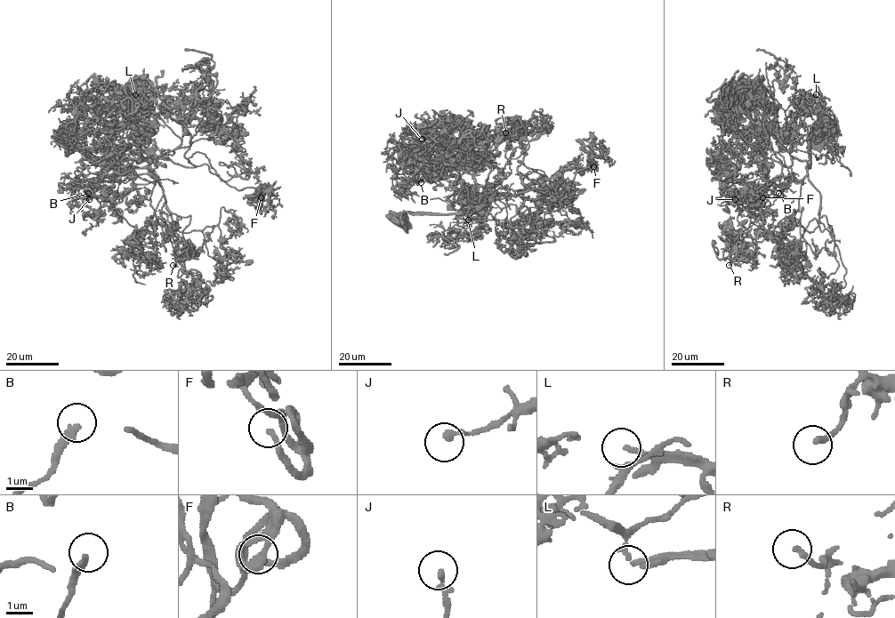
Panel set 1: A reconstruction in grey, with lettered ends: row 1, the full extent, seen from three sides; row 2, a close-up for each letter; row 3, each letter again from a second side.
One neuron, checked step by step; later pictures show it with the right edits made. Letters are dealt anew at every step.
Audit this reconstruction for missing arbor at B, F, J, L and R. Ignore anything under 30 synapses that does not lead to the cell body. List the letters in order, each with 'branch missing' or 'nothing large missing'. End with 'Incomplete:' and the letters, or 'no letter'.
B: nothing large missing
F: branch missing
J: nothing large missing
L: nothing large missing
R: nothing large missing
Incomplete: F

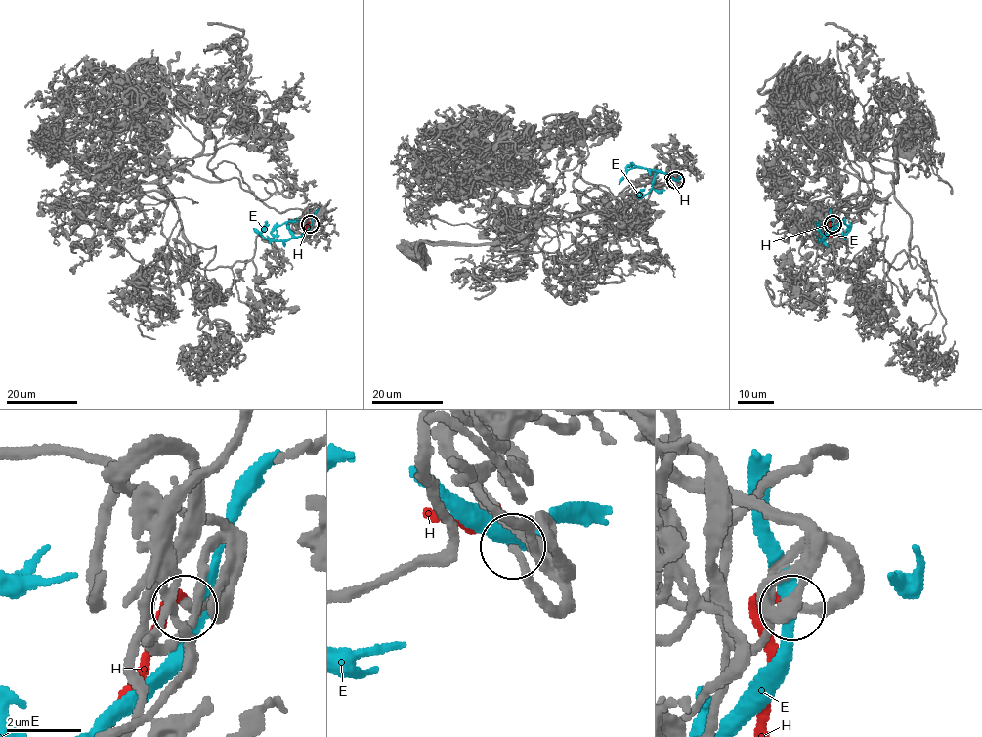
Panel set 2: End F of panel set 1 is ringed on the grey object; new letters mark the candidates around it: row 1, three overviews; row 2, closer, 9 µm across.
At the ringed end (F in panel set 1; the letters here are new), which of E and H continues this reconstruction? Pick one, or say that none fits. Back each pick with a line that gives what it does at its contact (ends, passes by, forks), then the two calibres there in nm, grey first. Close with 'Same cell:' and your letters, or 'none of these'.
H: it ends there; 200 nm thick on the grey side, 240 nm on the other
Same cell: H

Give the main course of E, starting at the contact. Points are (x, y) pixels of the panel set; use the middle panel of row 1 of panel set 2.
E: (675, 181), (658, 172), (651, 189), (637, 195), (645, 188)

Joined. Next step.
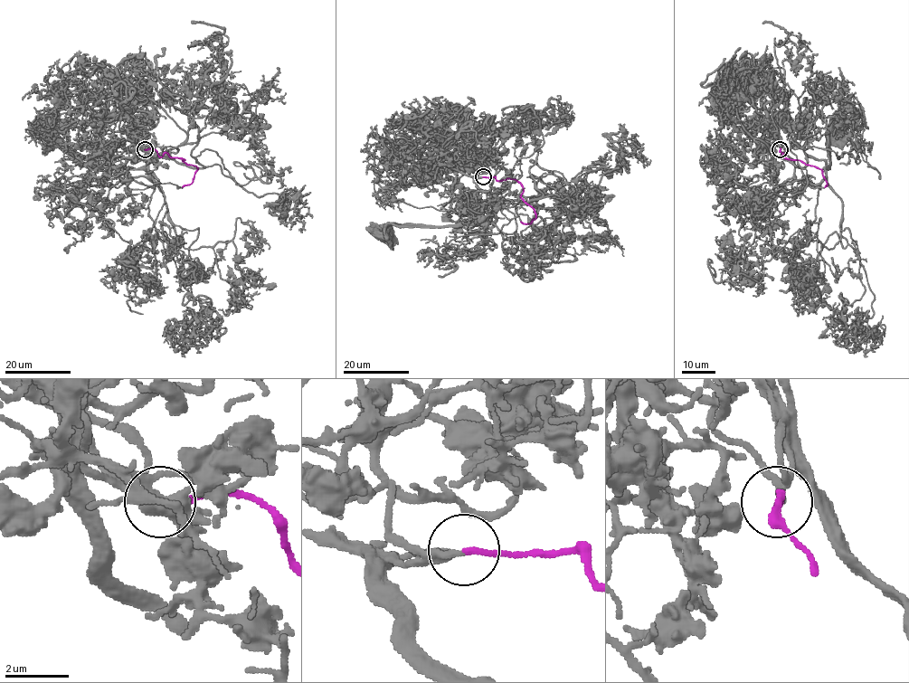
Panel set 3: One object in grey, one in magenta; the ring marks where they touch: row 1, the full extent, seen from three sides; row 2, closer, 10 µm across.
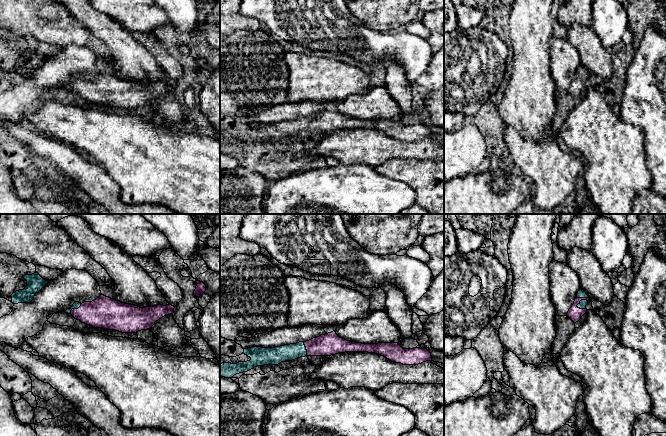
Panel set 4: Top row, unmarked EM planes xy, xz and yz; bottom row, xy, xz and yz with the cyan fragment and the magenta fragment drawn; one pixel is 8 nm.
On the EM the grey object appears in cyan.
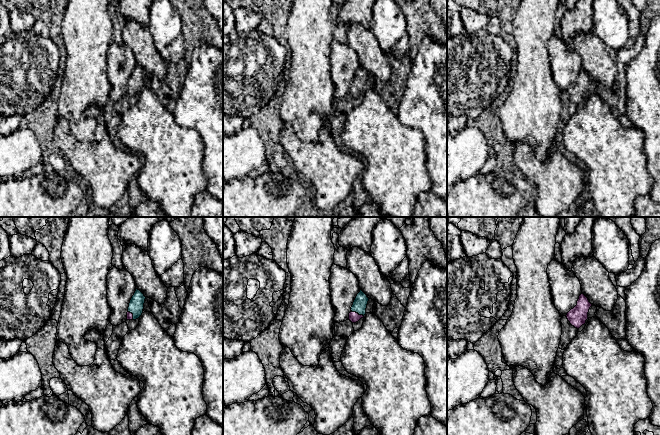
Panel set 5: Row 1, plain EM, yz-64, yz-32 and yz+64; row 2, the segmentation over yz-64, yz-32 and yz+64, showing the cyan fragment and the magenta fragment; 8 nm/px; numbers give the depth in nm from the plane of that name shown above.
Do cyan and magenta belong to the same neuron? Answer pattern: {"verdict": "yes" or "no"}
{"verdict": "yes"}

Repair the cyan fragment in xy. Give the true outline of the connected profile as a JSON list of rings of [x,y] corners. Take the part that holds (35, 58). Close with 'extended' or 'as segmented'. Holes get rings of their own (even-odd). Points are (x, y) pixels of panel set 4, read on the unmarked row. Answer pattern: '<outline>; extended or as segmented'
[[[37,48],[32,51],[22,52],[27,57],[27,62],[24,66],[16,67],[11,71],[12,79],[30,79],[38,69],[49,57],[43,55]]]; as segmented

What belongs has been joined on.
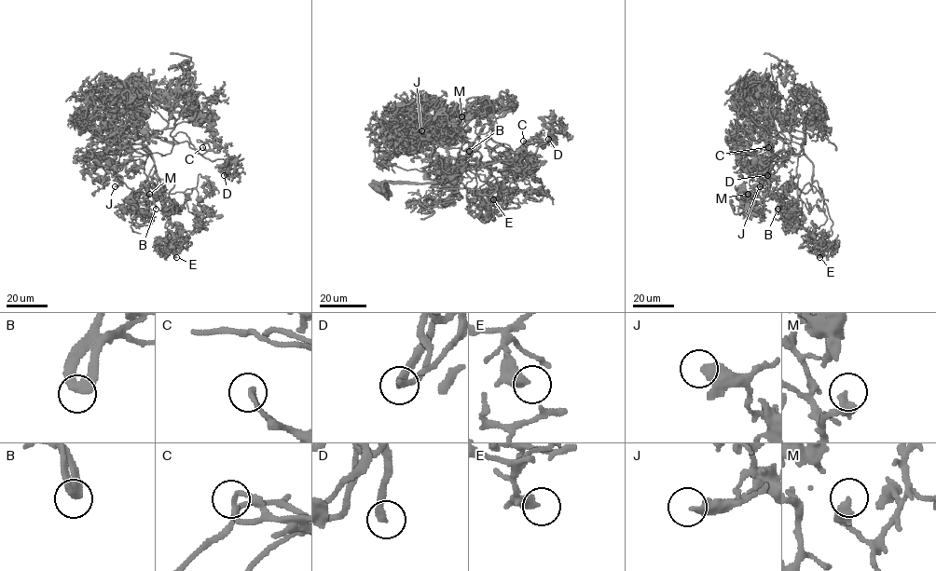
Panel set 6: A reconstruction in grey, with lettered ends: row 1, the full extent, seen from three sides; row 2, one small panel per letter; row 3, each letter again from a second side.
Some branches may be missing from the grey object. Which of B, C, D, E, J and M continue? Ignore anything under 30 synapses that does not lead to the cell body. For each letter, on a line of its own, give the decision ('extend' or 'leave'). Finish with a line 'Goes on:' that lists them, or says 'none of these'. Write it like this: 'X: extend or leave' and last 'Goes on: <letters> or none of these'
B: leave
C: leave
D: extend
E: leave
J: leave
M: leave
Goes on: D

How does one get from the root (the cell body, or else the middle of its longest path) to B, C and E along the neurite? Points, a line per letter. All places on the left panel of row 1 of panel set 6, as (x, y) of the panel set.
B: (80, 120), (103, 135), (126, 143), (143, 144), (149, 151), (144, 172), (153, 190), (156, 209)
C: (80, 120), (126, 143), (155, 135), (171, 143), (187, 142), (199, 154), (207, 151), (202, 147)
E: (80, 120), (116, 141), (142, 144), (156, 173), (174, 181), (170, 219), (177, 236), (167, 241), (176, 257)

